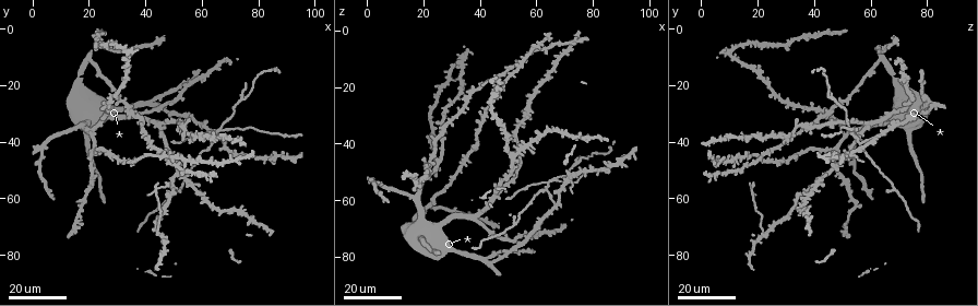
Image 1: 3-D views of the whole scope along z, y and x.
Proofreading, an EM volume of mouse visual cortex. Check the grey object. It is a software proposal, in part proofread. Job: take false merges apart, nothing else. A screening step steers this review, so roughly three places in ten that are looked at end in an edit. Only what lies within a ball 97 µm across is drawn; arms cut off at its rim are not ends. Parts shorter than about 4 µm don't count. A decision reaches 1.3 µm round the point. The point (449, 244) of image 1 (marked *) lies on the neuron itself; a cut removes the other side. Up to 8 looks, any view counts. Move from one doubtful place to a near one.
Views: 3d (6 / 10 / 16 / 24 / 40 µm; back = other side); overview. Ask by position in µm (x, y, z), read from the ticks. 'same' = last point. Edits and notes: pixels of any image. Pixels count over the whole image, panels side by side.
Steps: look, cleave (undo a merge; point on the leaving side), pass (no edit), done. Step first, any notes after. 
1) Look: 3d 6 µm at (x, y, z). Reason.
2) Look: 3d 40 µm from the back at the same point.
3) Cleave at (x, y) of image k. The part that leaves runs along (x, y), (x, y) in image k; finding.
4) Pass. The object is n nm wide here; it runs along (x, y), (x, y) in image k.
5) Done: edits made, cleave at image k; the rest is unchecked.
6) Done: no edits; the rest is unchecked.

Look: 3d 16 µm at (74, 26, 46). Three-way junction.

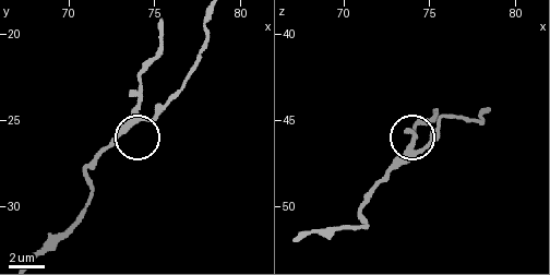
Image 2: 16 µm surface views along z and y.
Look: 3d 6 µm at (74.2, 24.8, 46.9).

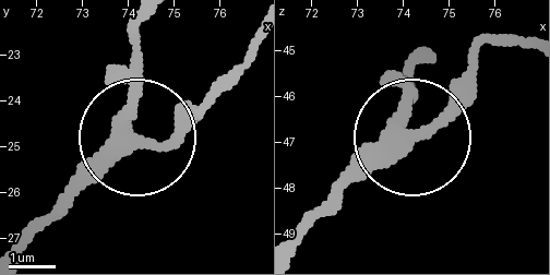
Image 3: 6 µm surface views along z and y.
Pass. The object is 300 nm wide here; continuous, no second neuron.

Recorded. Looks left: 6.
Look: 3d 24 µm at (64, 37, 53). Three-way junction.

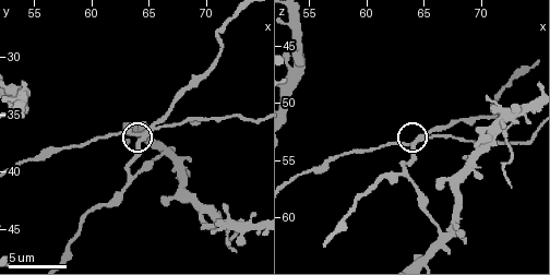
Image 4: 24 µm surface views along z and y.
Look: 3d 10 µm at (64.6, 36.8, 53.0).

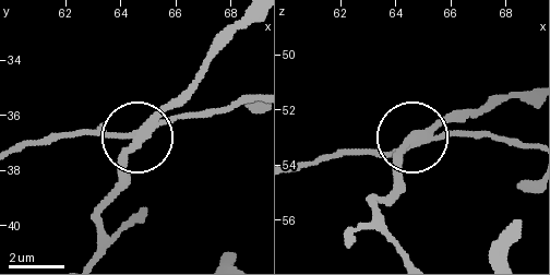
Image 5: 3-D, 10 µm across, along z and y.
Look: 3d 6 µm at the same point. Zoom in.

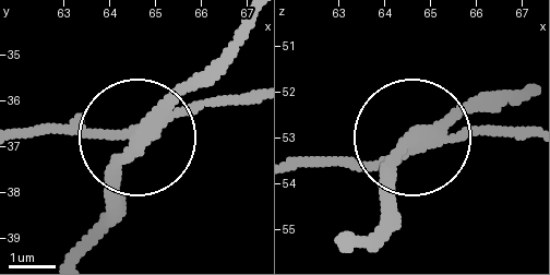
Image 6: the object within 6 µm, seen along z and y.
Cleave at (88, 138) of image 6. The object is 270 nm wide here; a second neuron is stuck on.

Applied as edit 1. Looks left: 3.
Look: overview.

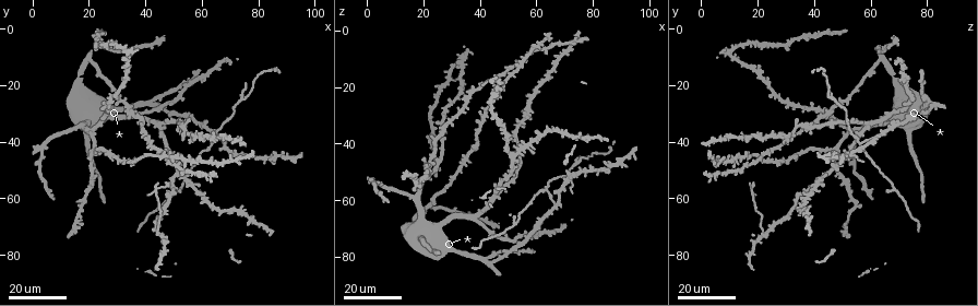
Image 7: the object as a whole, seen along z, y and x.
Look: 3d 24 µm at (45, 73, 22). A fork.

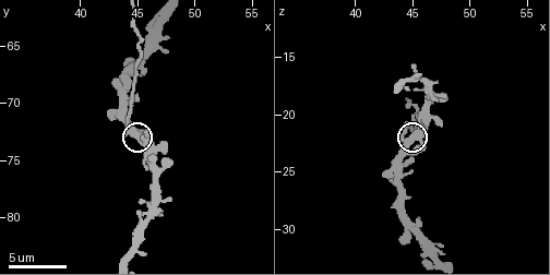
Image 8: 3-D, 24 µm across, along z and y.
Look: 3d 10 µm at (44.4, 72.8, 22.2). Closer look.

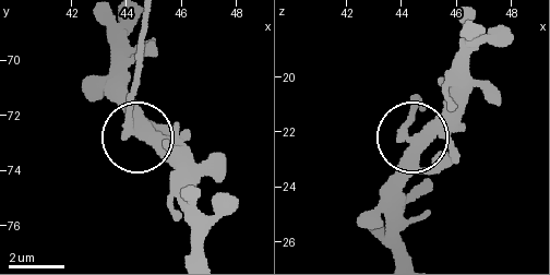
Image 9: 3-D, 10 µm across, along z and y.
Cleave at (135, 94) of image 9. The side arm is 17 µm long; the part that leaves runs along (130, 129), (144, 19) in image 9; two neurons meet here.

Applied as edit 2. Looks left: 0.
Done: edits made, cleave at image 6, cleave at image 9; the rest is unchecked.

